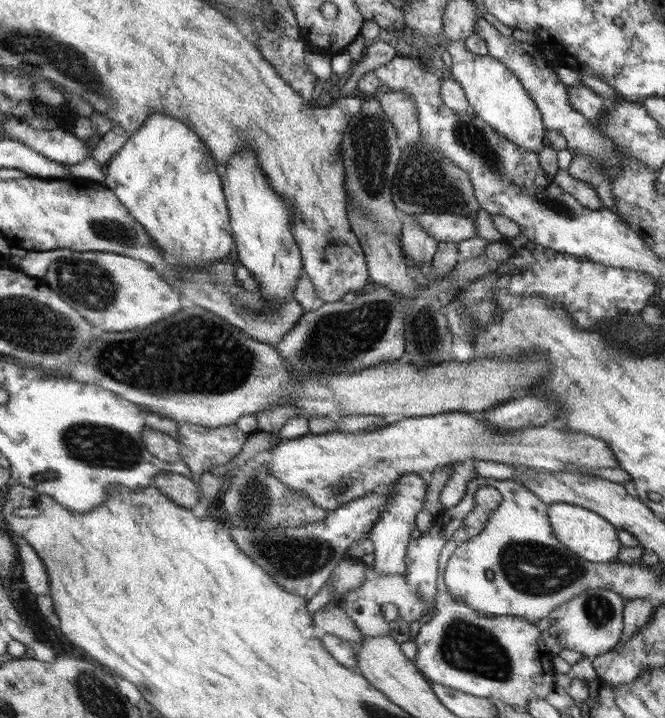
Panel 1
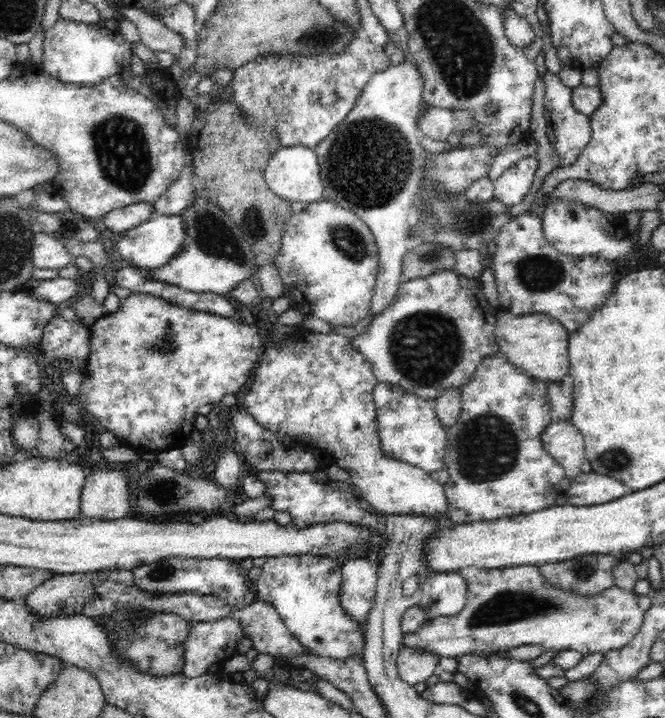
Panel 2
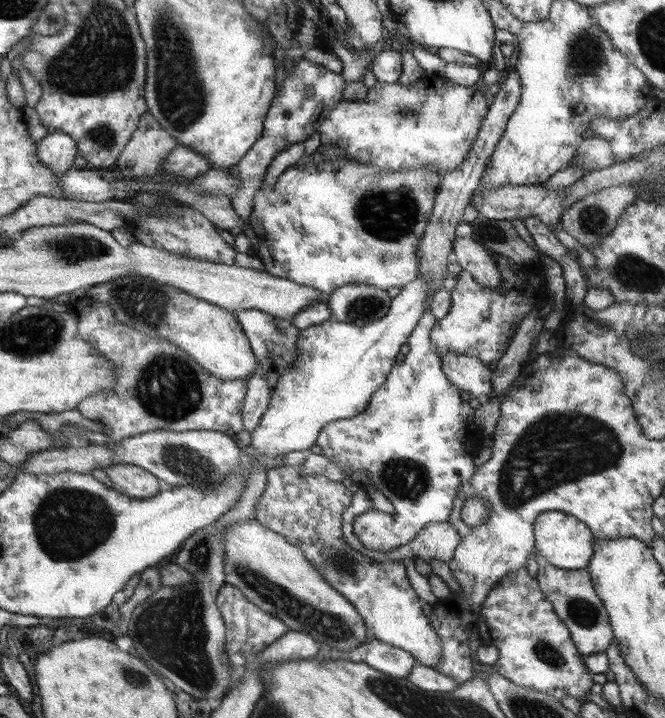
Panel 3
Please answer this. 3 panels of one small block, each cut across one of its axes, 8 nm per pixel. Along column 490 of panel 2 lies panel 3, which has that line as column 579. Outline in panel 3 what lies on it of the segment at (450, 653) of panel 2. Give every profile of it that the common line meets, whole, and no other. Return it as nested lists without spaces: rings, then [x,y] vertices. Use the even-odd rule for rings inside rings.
[[[549,563],[539,567],[537,576],[540,587],[553,604],[555,612],[571,631],[571,639],[579,652],[583,655],[604,653],[614,642],[615,635],[606,605],[593,587],[591,573],[587,569],[564,570]]]

